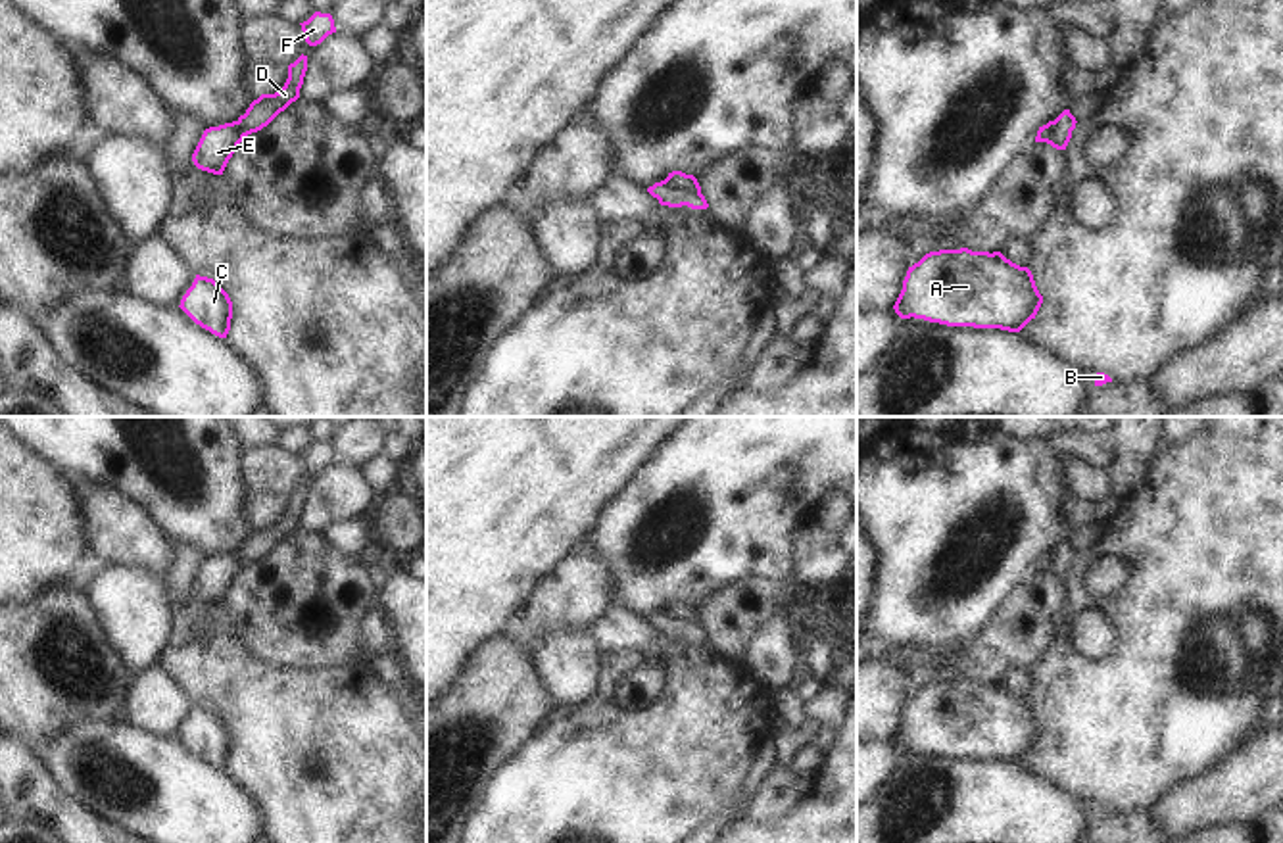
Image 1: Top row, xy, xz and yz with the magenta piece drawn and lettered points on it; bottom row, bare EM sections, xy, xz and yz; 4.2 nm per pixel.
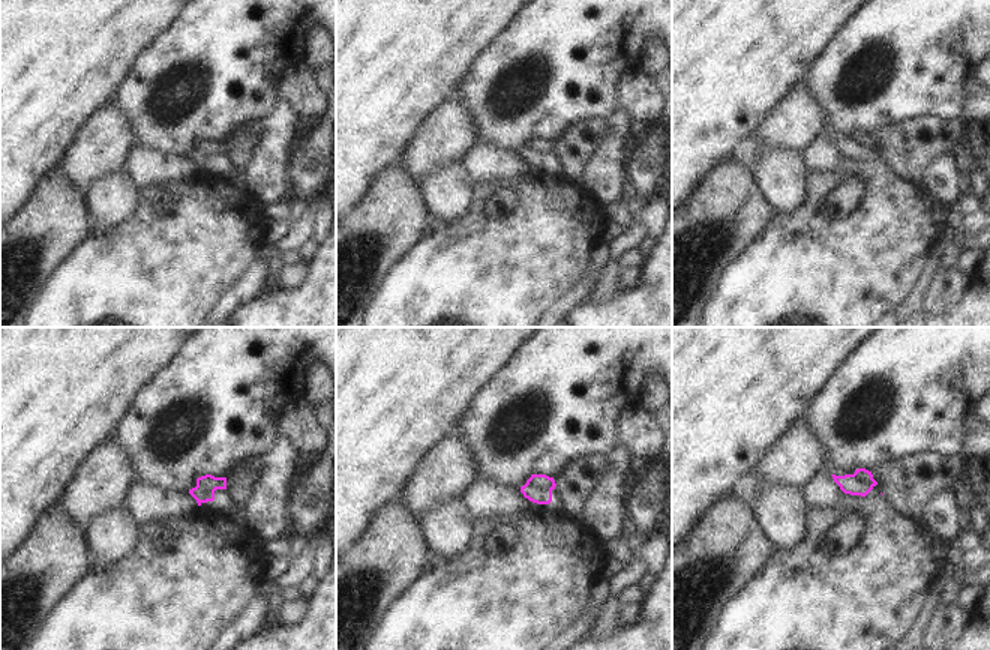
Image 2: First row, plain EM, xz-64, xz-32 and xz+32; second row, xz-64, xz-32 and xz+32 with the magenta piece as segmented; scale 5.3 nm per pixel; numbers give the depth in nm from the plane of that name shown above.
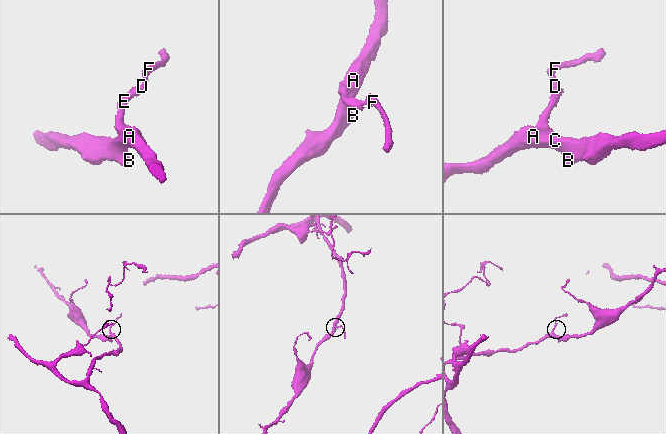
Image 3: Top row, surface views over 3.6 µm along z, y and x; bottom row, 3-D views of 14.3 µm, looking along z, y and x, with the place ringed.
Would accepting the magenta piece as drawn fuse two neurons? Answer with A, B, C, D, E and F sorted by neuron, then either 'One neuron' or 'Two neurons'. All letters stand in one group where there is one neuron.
Groups: A B C E / D F. Two neurons

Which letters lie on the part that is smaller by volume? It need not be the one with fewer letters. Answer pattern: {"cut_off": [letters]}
{"cut_off": ["D", "F"]}

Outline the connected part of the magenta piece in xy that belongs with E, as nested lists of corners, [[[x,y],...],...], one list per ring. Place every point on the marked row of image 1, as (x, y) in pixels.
[[[238,121],[206,129],[192,154],[194,165],[202,171],[223,175],[244,136]]]

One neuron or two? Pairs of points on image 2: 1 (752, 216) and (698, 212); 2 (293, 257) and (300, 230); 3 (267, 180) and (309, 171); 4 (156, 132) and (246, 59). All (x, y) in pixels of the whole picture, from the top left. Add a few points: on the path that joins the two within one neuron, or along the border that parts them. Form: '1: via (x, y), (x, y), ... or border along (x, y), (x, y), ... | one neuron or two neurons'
1: via (738, 213), (711, 213) | one neuron
2: border along (297, 248), (288, 248), (279, 254) | two neurons
3: border along (296, 141), (290, 150), (288, 183) | two neurons
4: via (179, 119), (191, 113), (224, 80) | one neuron

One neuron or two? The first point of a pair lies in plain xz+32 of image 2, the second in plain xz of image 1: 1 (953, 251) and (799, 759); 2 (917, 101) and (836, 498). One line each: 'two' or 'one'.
1: two
2: two

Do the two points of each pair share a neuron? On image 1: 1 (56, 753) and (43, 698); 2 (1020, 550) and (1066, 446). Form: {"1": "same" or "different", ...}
{"1": "different", "2": "same"}

